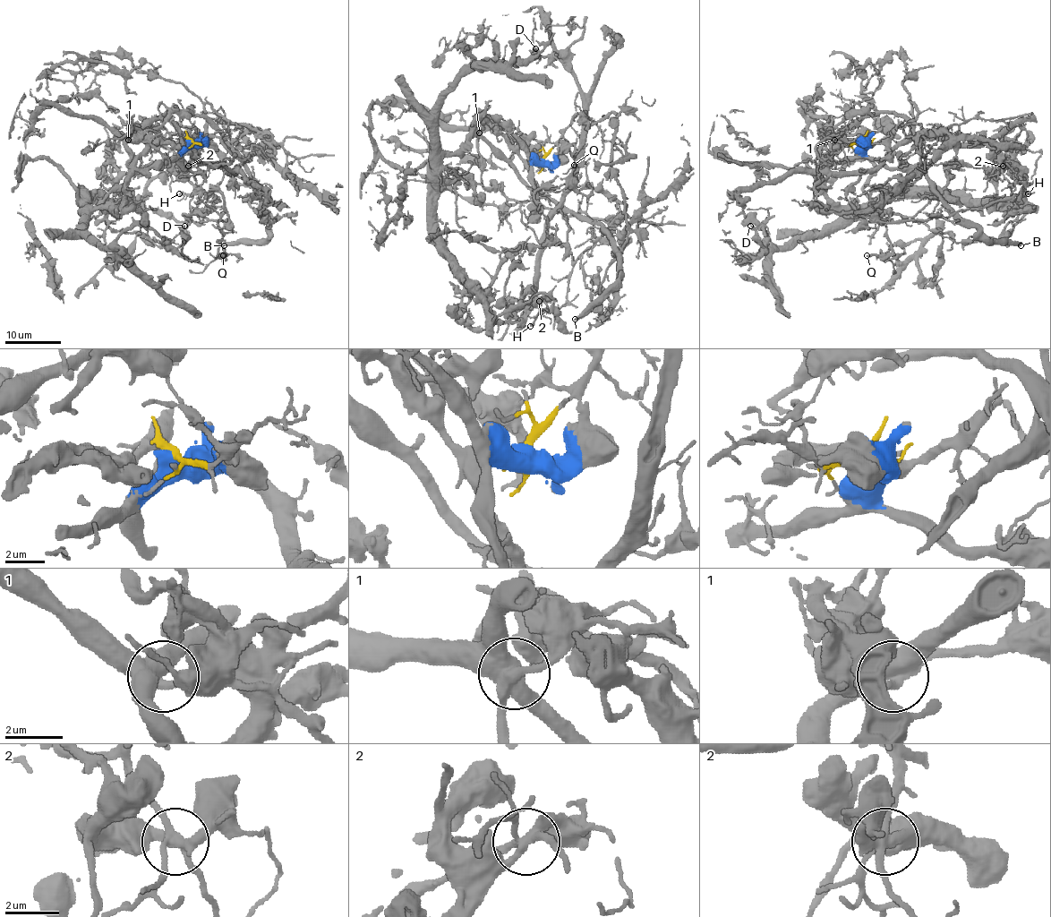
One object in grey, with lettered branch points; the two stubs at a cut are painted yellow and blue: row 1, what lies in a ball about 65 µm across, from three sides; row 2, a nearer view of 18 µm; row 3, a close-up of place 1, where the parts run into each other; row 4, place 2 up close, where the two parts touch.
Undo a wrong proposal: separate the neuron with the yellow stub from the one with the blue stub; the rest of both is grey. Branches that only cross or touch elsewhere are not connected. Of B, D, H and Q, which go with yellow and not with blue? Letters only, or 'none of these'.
H, Q

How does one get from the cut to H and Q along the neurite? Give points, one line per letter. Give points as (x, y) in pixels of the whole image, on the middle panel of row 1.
H: (542, 162), (577, 114), (591, 121), (576, 184), (548, 222), (528, 303), (546, 306), (530, 326)
Q: (542, 162), (577, 114), (591, 124), (576, 158), (570, 147), (578, 164), (568, 183), (574, 190), (574, 165)

